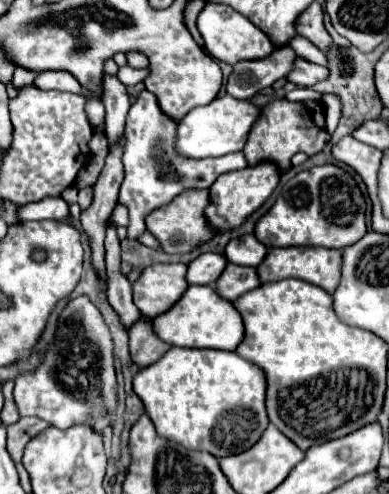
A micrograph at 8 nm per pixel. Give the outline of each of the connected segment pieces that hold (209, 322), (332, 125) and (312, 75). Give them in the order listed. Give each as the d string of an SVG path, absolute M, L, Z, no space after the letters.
M189 286L185 294L163 314L151 318L153 332L169 346L235 350L243 338L243 320L233 302L223 300L211 286Z
M331 94L331 99L322 99L322 101L325 105L325 128L329 134L332 134L341 118L341 103L339 98L334 94Z
M297 56L293 68L287 76L287 81L299 86L313 86L315 83L327 78L329 71L326 67L313 64L309 60Z

